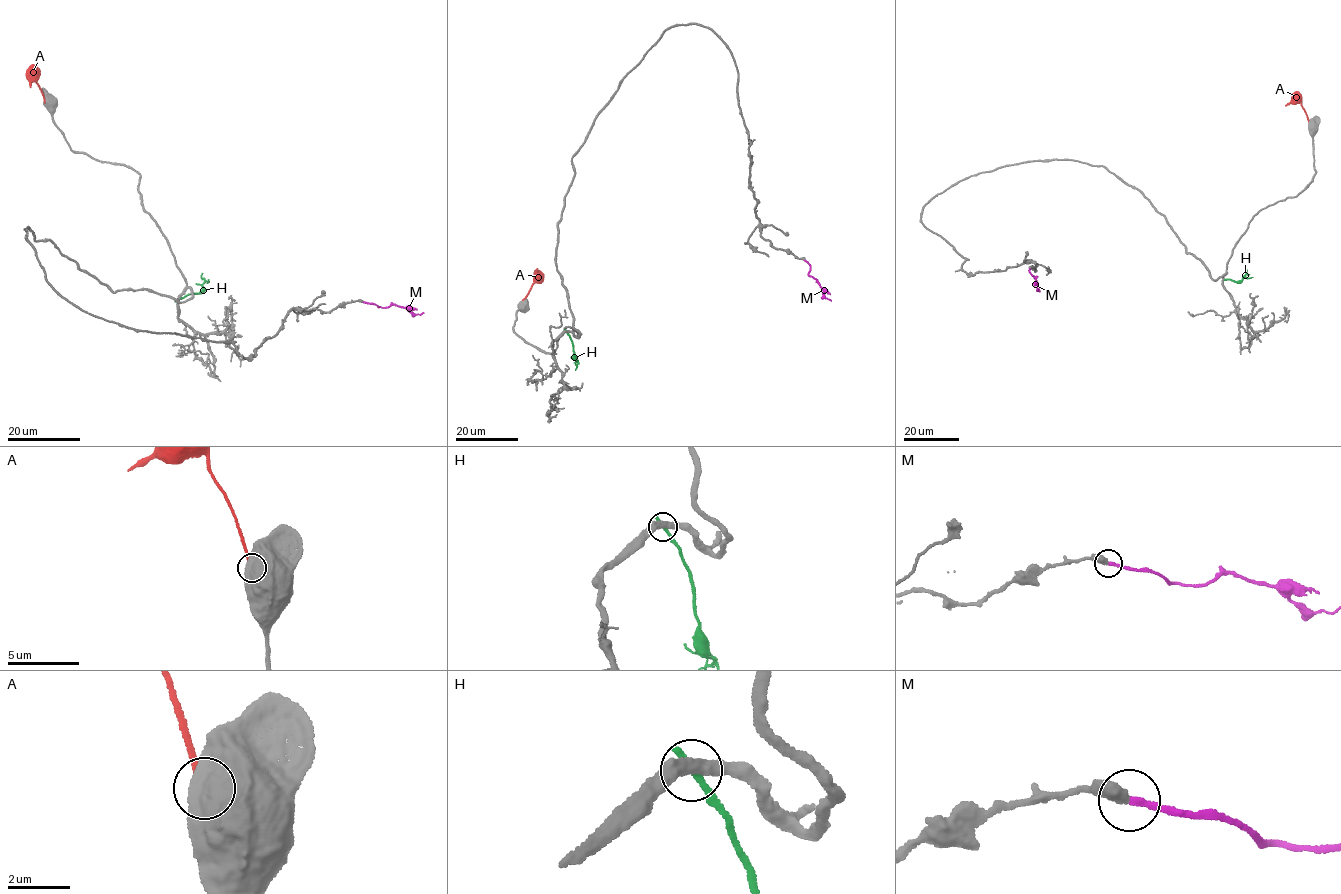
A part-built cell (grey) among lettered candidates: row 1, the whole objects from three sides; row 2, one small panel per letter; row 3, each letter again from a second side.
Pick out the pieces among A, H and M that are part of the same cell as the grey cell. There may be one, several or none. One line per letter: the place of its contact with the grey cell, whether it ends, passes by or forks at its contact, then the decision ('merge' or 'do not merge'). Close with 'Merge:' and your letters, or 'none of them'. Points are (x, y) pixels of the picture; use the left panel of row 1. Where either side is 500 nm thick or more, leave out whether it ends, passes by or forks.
A: (44, 101) | do not merge
H: (178, 300) | it ends | do not merge
M: (363, 302) | it ends | merge
Merge: M

